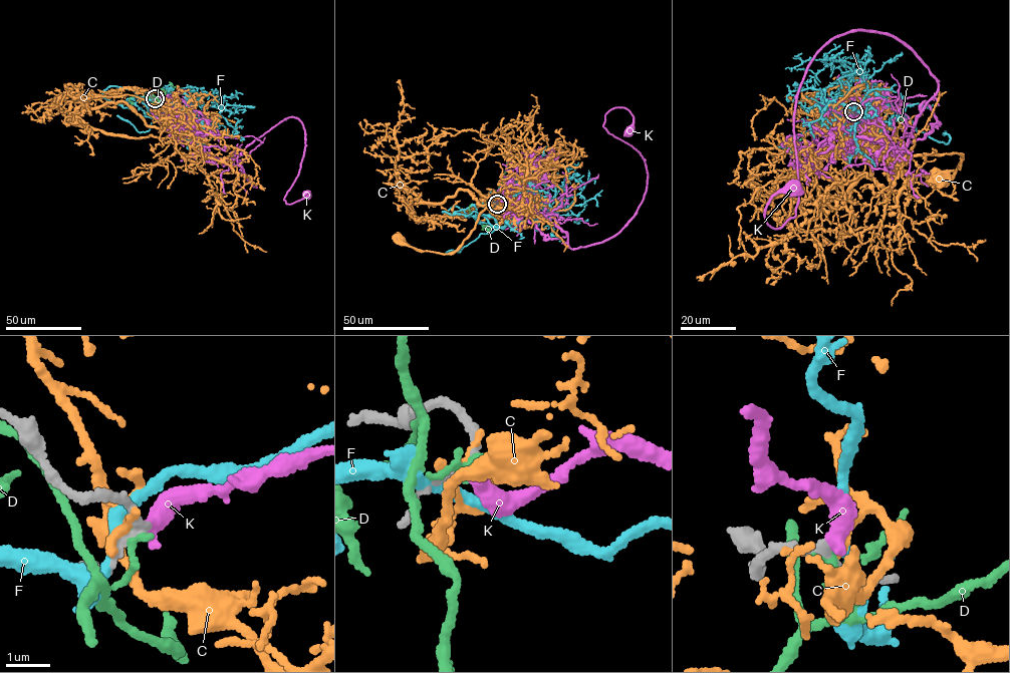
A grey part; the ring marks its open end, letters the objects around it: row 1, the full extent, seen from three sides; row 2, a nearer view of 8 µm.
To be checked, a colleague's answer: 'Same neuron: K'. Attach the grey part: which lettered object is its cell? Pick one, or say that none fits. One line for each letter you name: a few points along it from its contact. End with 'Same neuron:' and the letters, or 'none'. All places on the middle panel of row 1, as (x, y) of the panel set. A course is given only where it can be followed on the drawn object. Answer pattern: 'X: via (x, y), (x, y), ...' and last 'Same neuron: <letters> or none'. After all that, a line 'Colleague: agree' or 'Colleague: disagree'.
K: via (497, 204), (547, 218), (571, 248), (616, 235), (648, 176), (603, 126), (606, 113), (625, 107), (627, 132)
Same neuron: K
Colleague: agree

